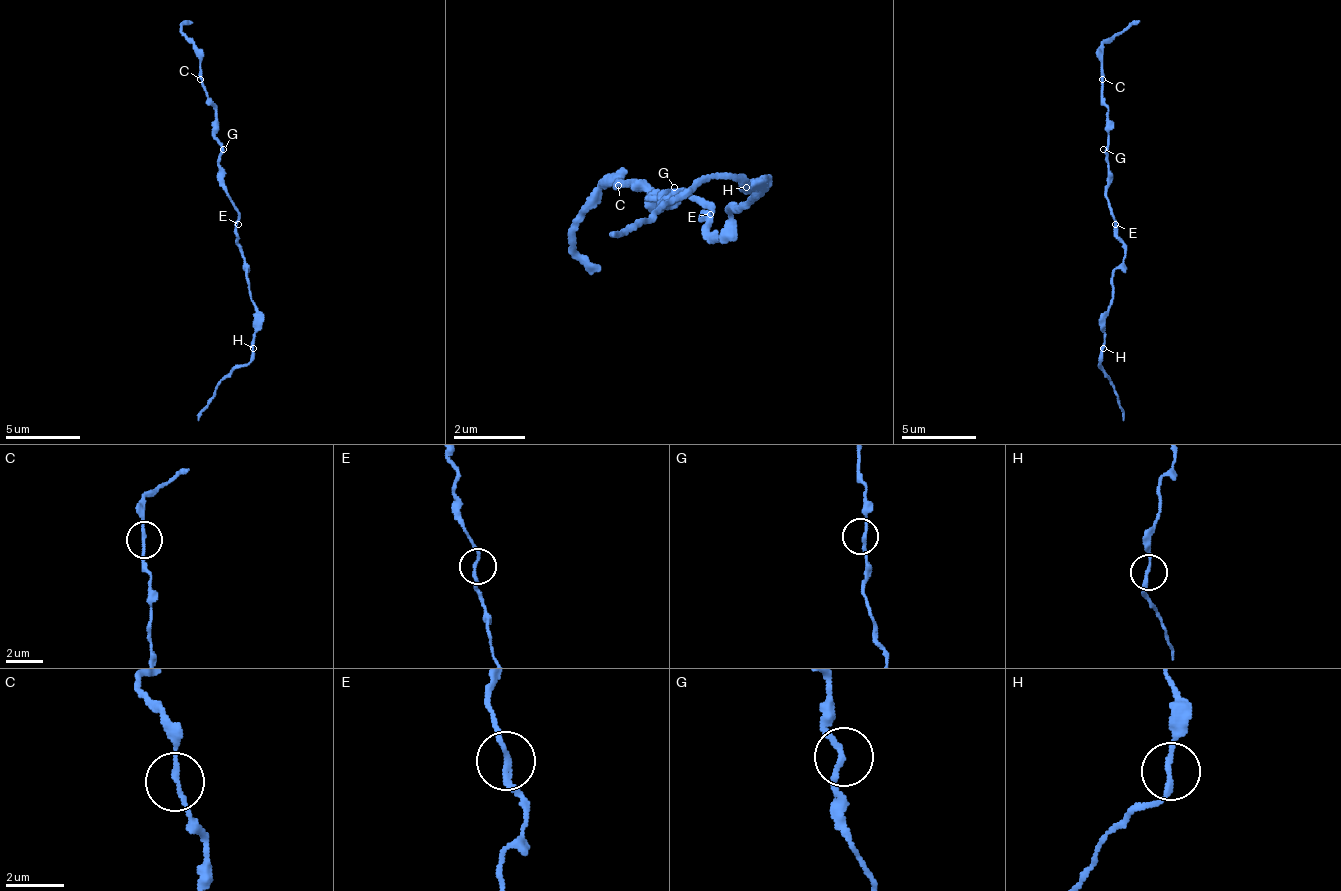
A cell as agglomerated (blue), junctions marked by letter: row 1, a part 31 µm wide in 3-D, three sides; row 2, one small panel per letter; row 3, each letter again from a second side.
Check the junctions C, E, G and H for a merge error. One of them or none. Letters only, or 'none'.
none

